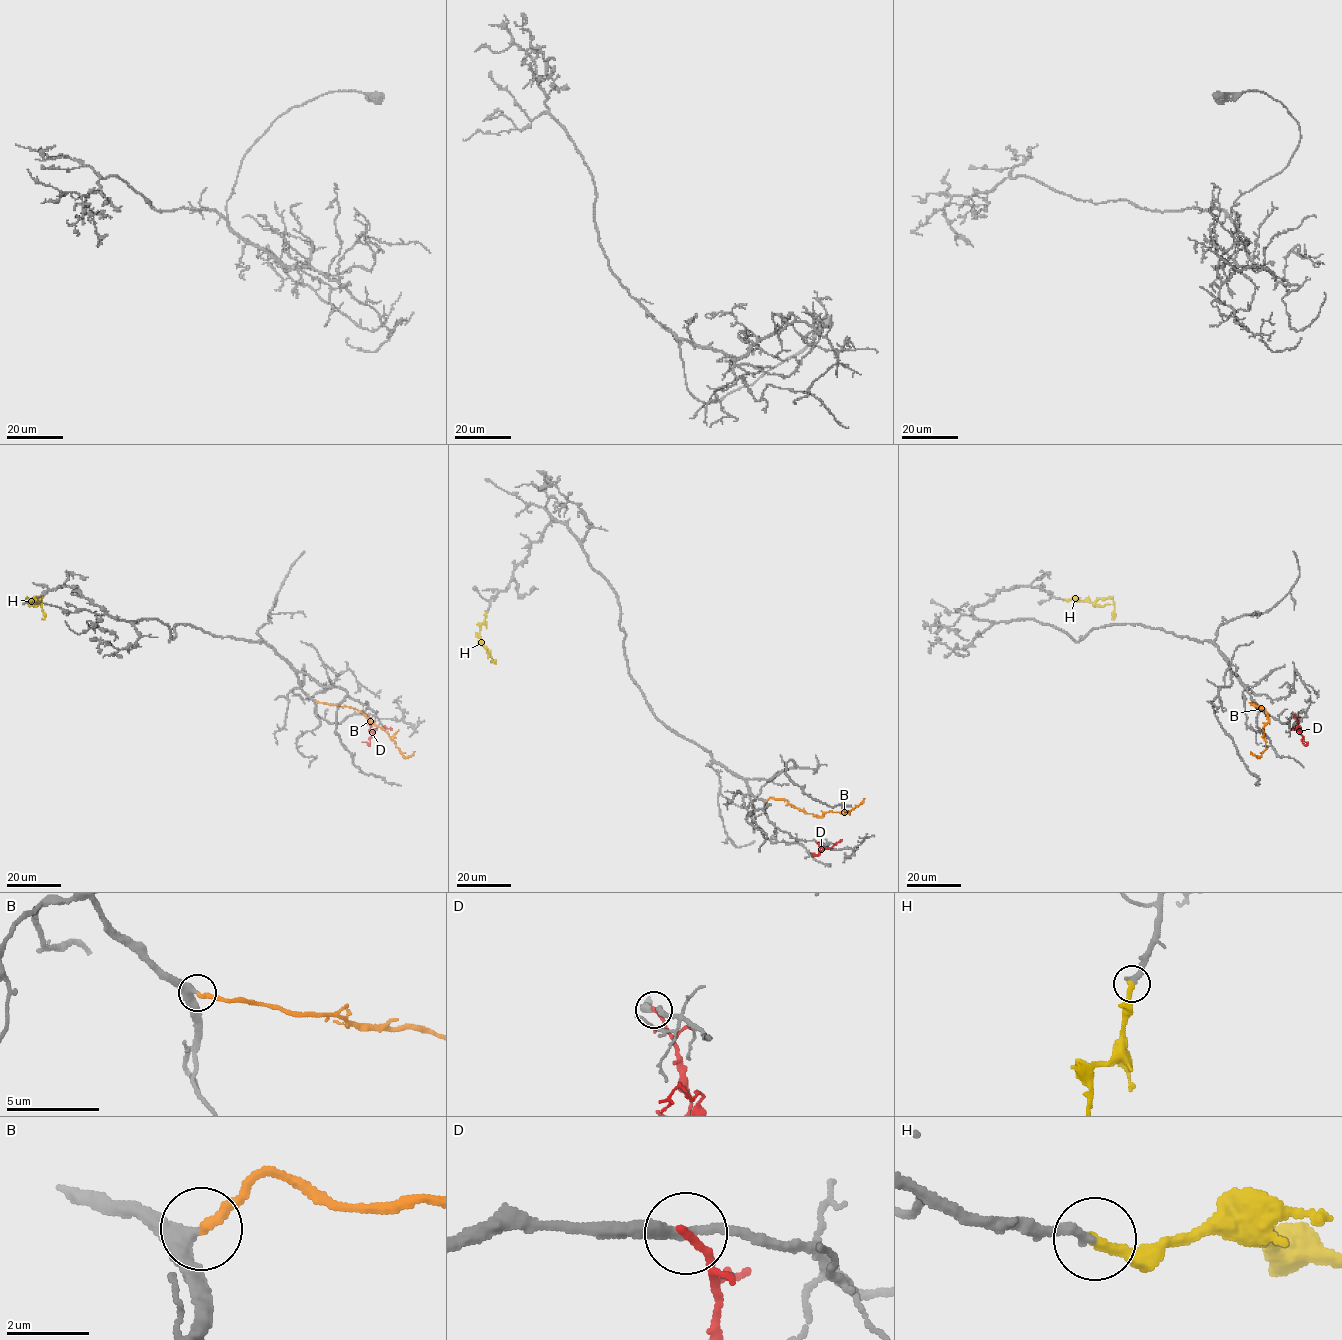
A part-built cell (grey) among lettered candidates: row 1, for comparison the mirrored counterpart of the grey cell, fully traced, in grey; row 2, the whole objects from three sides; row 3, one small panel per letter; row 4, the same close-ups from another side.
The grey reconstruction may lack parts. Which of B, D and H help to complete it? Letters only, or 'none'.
B, H

